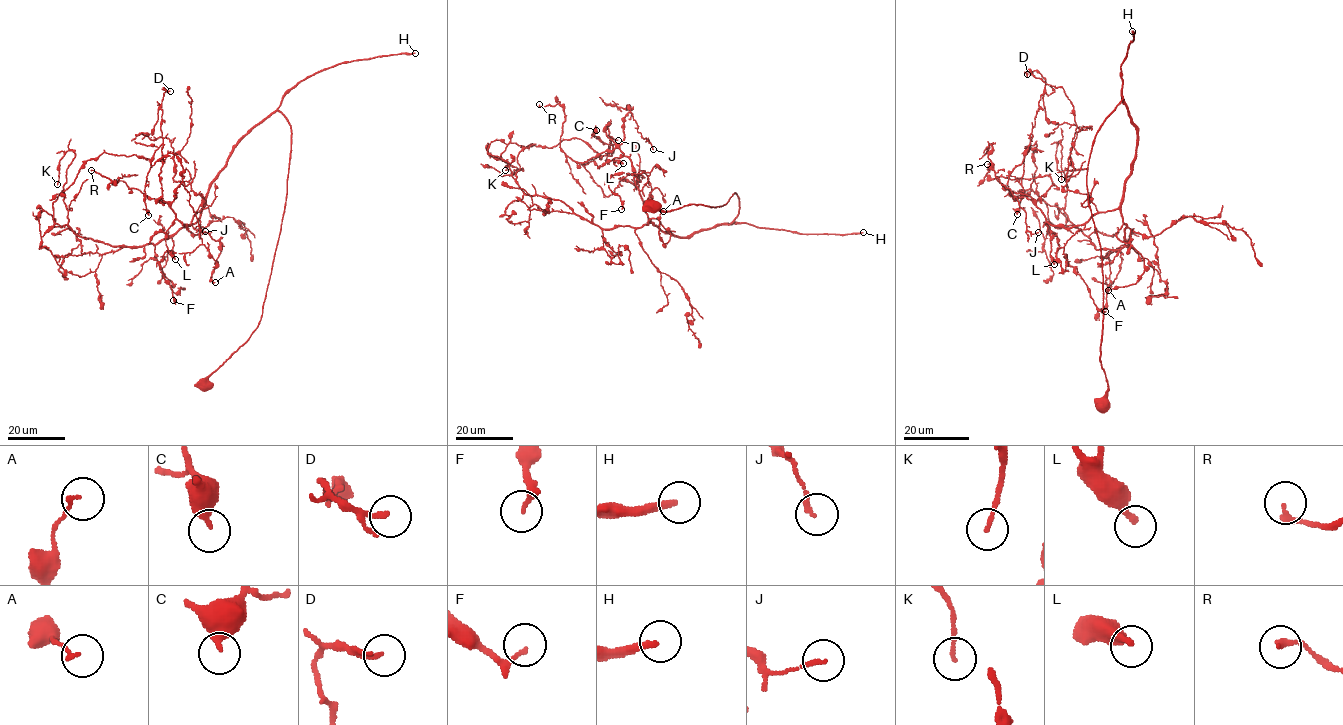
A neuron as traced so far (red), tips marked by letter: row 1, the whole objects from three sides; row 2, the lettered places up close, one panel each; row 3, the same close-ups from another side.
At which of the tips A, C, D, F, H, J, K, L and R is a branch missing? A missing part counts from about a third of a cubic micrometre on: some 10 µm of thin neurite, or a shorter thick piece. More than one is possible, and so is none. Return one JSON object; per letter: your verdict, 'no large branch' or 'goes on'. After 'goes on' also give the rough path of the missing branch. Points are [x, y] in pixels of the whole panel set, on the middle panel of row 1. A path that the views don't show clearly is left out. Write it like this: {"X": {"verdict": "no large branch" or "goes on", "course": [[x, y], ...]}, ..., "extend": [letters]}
{"A": {"verdict": "no large branch"}, "C": {"verdict": "no large branch"}, "D": {"verdict": "no large branch"}, "F": {"verdict": "no large branch"}, "H": {"verdict": "goes on"}, "J": {"verdict": "no large branch"}, "K": {"verdict": "no large branch"}, "L": {"verdict": "no large branch"}, "R": {"verdict": "no large branch"}, "extend": ["H"]}

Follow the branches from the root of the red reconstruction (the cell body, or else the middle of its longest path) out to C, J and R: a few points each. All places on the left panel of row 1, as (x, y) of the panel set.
C: (205, 383), (261, 317), (286, 118), (240, 140), (186, 227), (158, 200), (162, 144), (148, 215)
J: (205, 383), (261, 317), (287, 191), (281, 113), (240, 140), (186, 227), (175, 189), (205, 231)
R: (205, 383), (261, 317), (285, 205), (291, 125), (278, 111), (256, 124), (186, 227), (167, 203), (91, 170)

